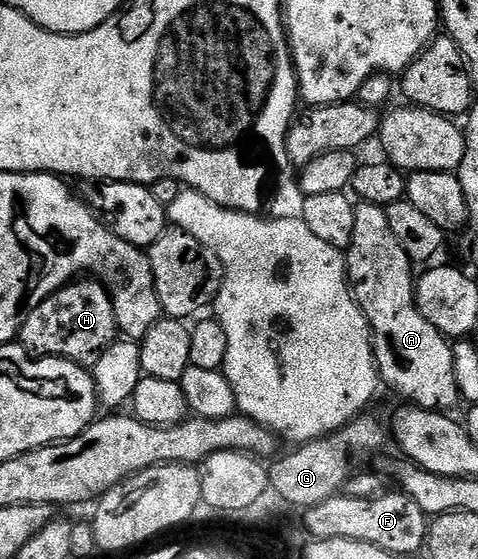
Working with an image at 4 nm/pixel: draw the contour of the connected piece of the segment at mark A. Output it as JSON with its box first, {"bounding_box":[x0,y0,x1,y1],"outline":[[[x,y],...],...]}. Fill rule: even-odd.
{"bounding_box":[344,202,460,410],"outline":[[[365,202],[359,203],[354,209],[356,214],[356,226],[352,226],[352,242],[349,248],[345,249],[344,255],[346,257],[346,267],[348,269],[349,279],[352,281],[352,291],[354,299],[362,308],[363,314],[366,315],[366,321],[370,323],[370,334],[374,342],[374,361],[378,363],[378,375],[381,383],[386,384],[390,388],[395,388],[400,395],[403,396],[403,401],[409,402],[411,405],[433,410],[450,410],[446,408],[454,408],[460,402],[460,393],[458,391],[456,380],[456,369],[453,365],[453,348],[454,344],[448,339],[446,335],[440,330],[436,330],[436,326],[432,326],[432,322],[428,322],[428,318],[424,318],[424,314],[418,309],[416,302],[416,294],[414,289],[416,287],[416,268],[415,261],[410,259],[409,254],[404,250],[404,246],[400,246],[400,242],[396,242],[396,234],[392,234],[392,226],[388,226],[388,214],[385,207],[380,204],[367,204]]]}

